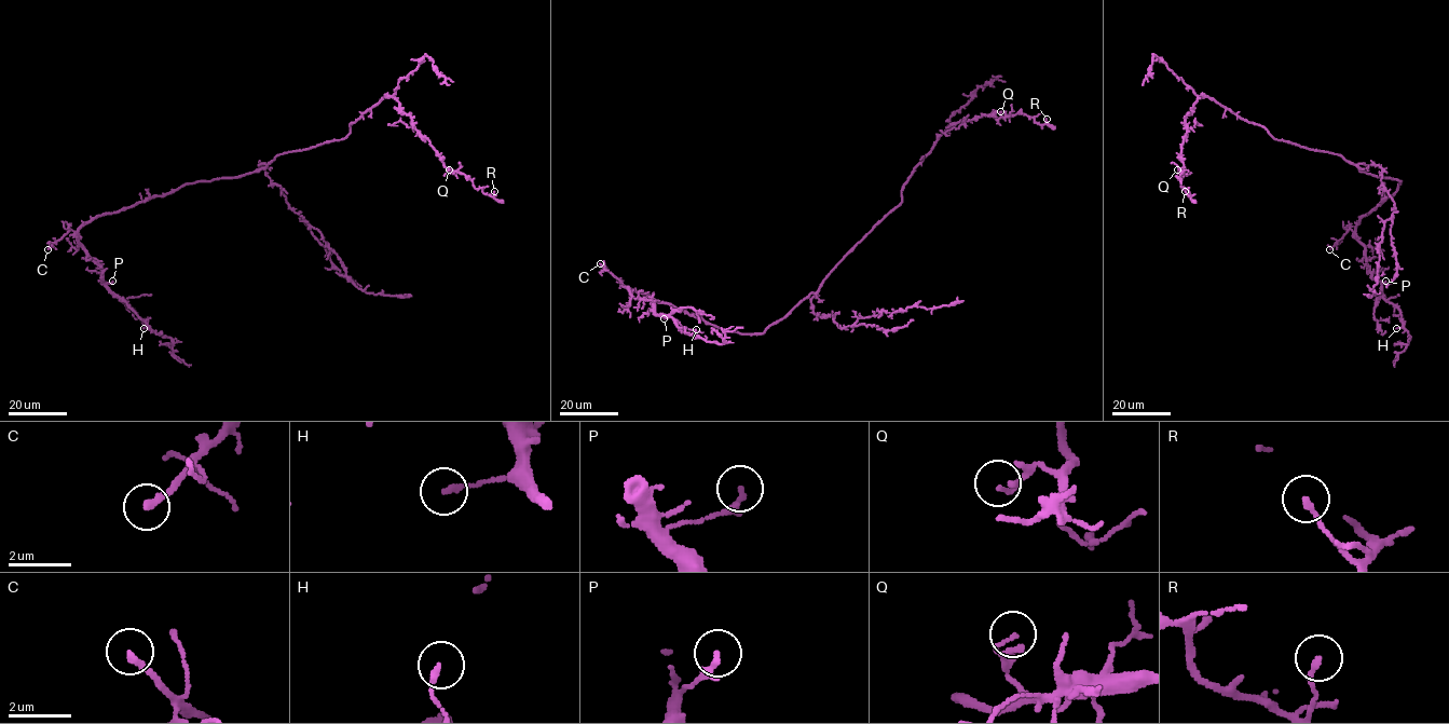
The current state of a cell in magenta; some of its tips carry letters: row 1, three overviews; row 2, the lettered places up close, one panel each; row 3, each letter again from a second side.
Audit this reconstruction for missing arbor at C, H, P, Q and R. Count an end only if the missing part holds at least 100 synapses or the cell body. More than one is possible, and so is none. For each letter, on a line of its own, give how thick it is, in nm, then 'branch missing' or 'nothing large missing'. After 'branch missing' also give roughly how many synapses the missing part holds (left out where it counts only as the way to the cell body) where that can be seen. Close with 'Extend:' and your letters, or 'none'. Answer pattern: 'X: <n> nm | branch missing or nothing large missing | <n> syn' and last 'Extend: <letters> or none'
C: 220 nm | branch missing
H: 170 nm | nothing large missing
P: 220 nm | nothing large missing
Q: 150 nm | nothing large missing
R: 180 nm | nothing large missing
Extend: C

